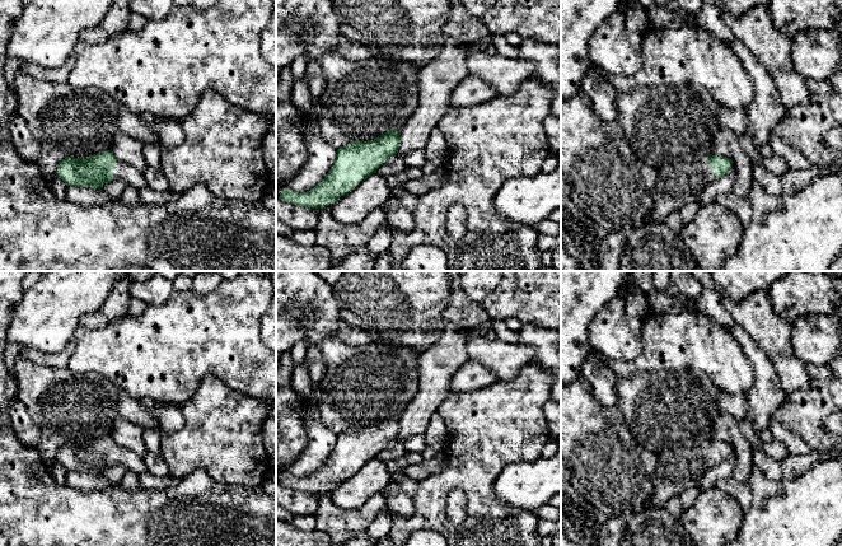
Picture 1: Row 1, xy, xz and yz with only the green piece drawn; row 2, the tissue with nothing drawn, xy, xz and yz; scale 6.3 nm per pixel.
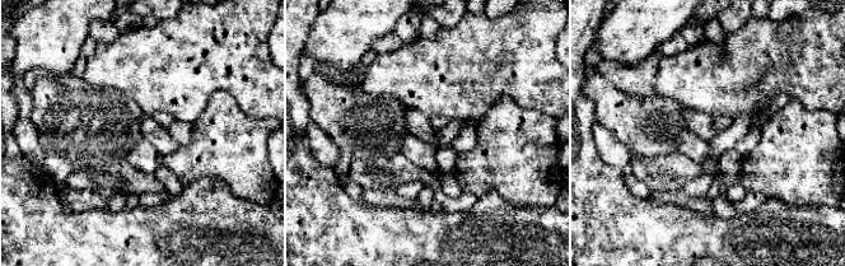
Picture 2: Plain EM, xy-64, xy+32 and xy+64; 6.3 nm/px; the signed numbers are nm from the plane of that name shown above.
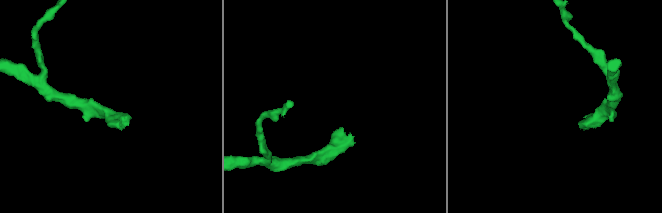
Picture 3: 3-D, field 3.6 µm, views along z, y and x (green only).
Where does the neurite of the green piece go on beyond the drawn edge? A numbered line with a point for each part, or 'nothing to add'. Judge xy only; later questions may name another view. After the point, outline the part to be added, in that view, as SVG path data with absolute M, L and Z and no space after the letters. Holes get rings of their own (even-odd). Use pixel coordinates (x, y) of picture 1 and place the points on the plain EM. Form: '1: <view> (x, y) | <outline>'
1: xy (127, 458) | M118 444L116 445L116 453L113 456L113 466L123 466L127 468L127 471L132 471L135 473L148 471L148 467L141 456Z

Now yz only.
1: yz (678, 470) | M707 439L677 451L661 449L658 453L652 495L646 509L664 508L670 498L679 496L686 489L696 486L715 465L716 457L708 452Z

